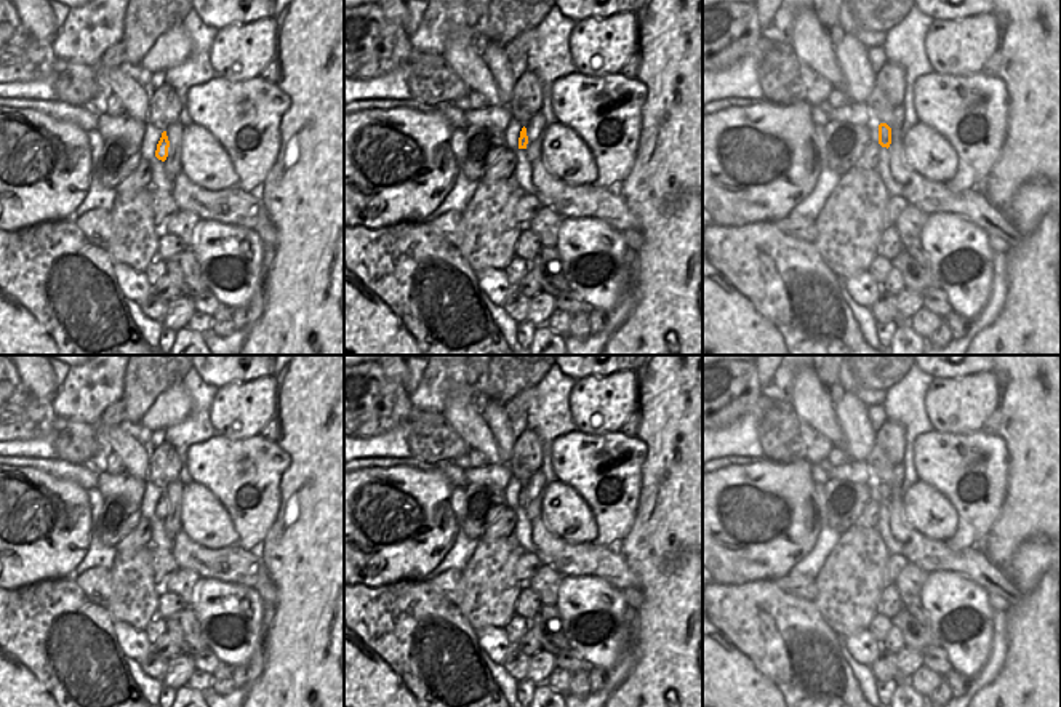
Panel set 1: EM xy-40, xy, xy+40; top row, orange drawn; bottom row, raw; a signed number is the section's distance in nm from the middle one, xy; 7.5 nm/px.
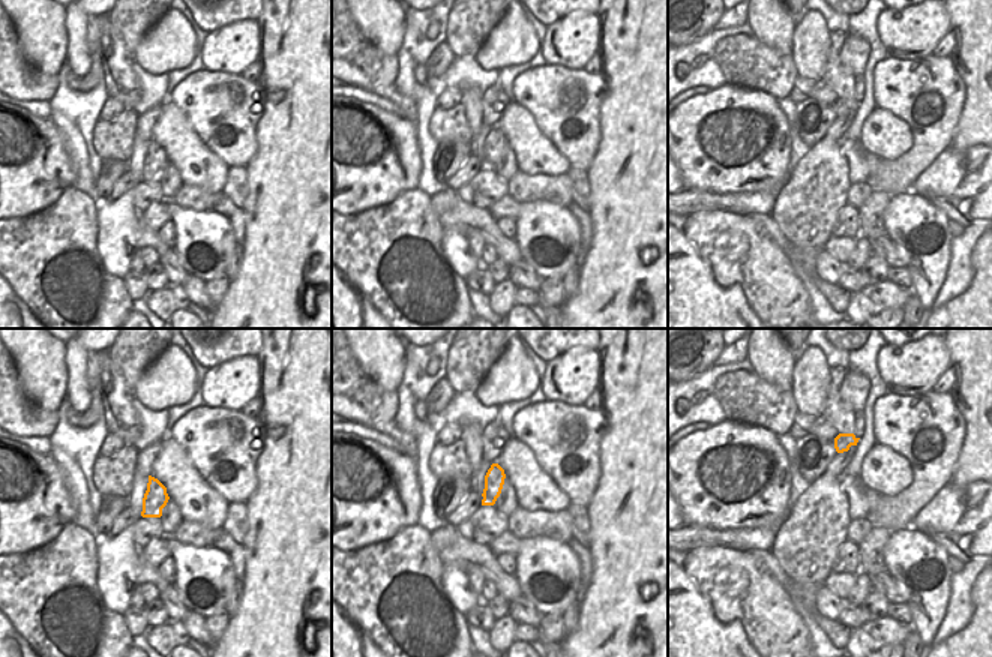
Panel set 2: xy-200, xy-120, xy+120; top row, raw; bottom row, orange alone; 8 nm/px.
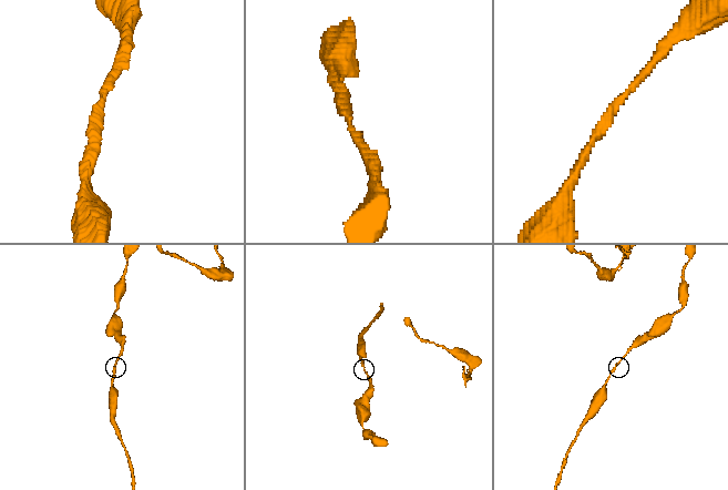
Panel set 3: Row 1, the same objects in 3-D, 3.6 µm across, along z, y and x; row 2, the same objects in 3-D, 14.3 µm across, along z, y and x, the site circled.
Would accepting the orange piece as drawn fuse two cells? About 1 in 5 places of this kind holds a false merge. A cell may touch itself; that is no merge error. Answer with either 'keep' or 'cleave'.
keep

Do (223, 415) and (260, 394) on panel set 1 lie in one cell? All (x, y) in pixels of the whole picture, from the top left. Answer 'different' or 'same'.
same

